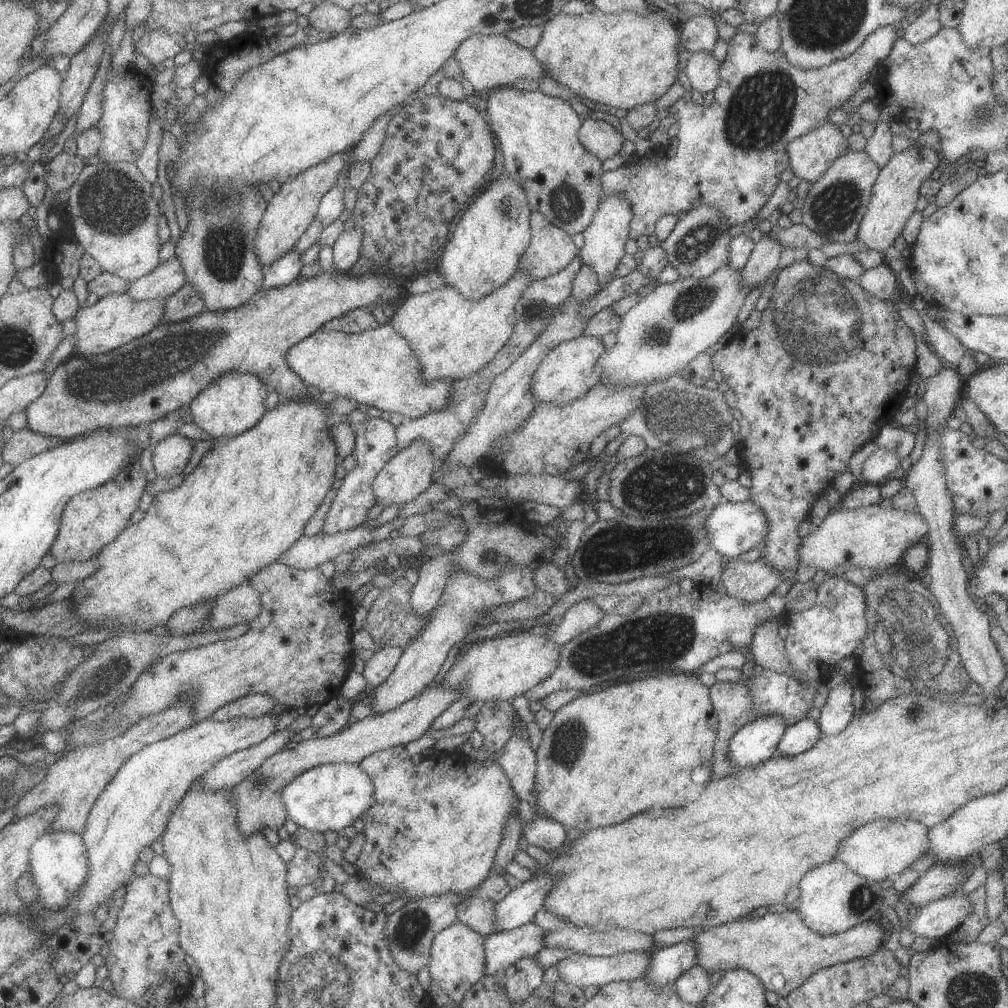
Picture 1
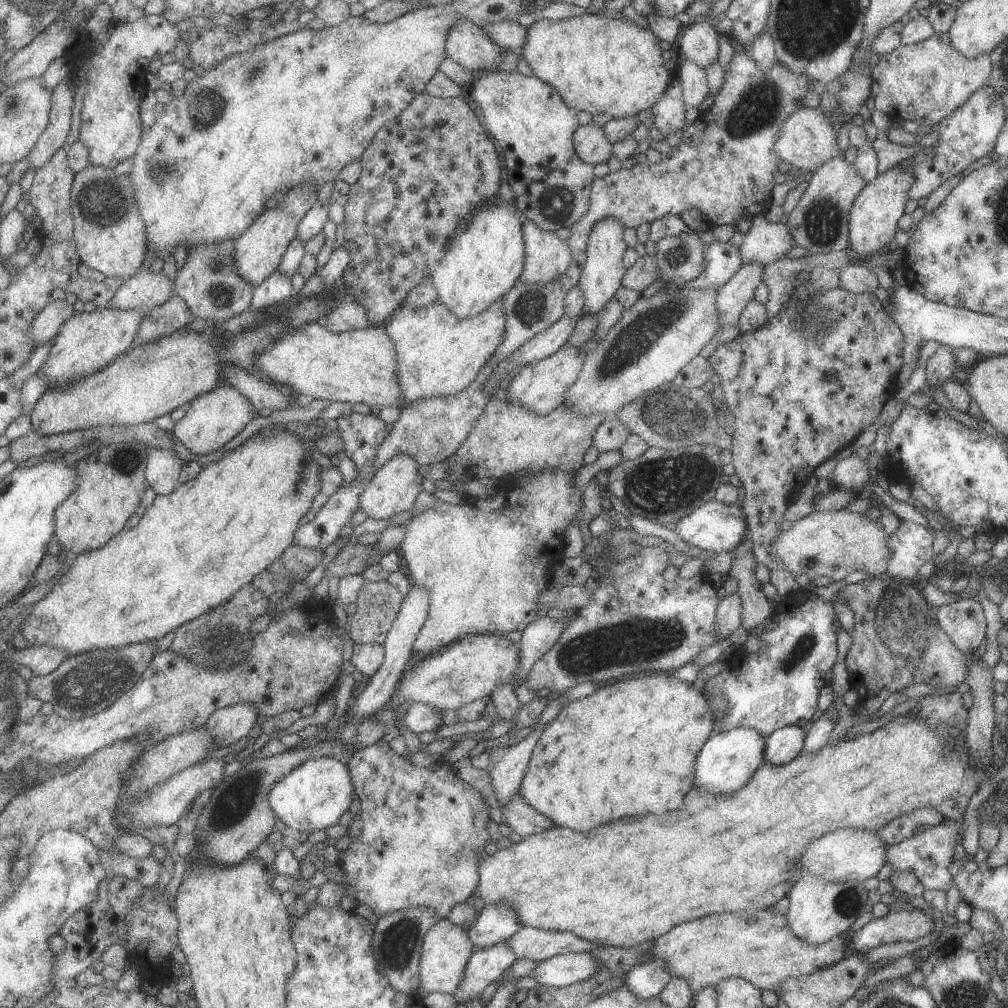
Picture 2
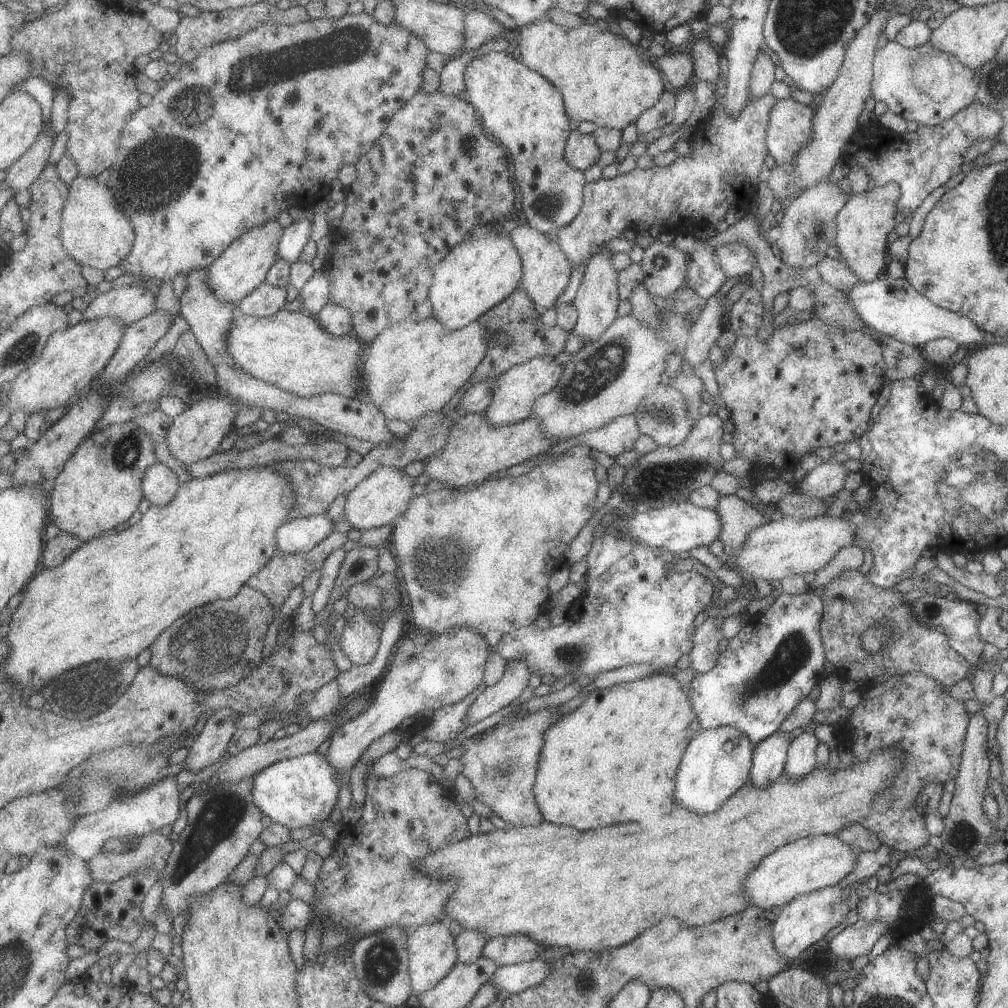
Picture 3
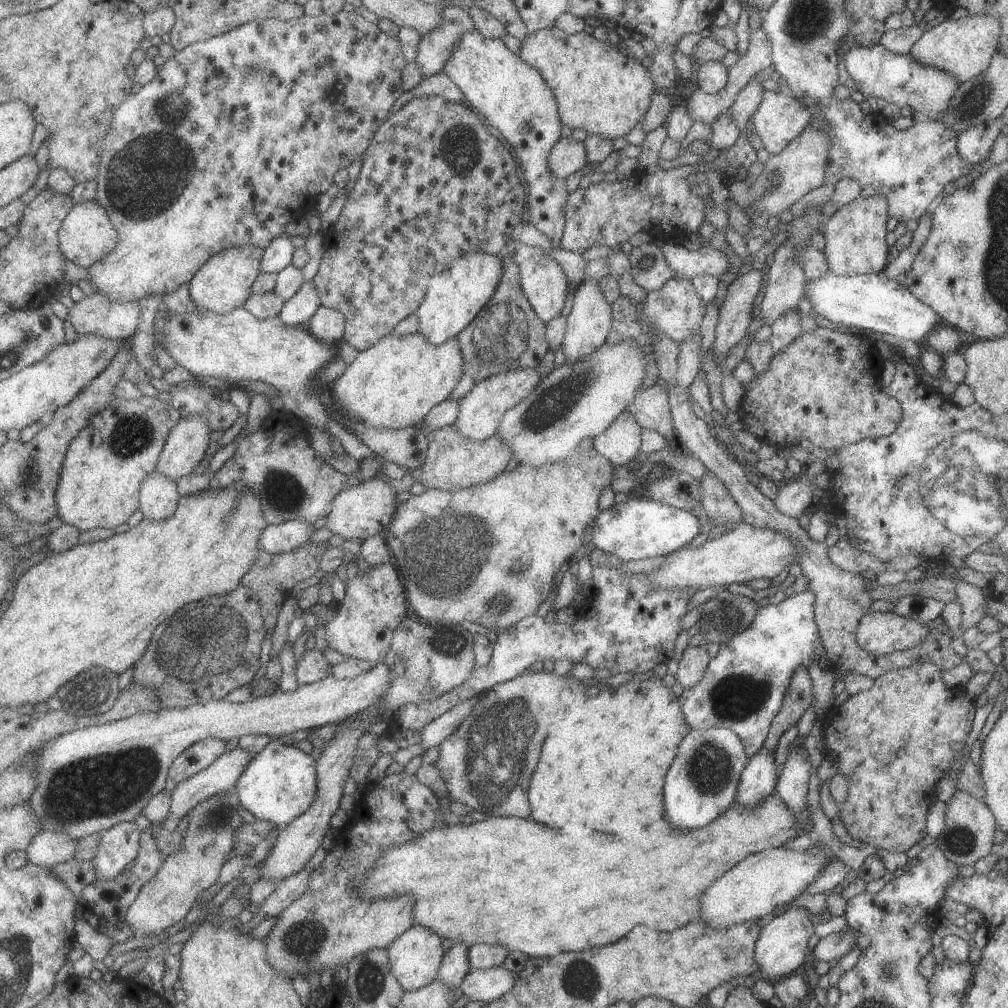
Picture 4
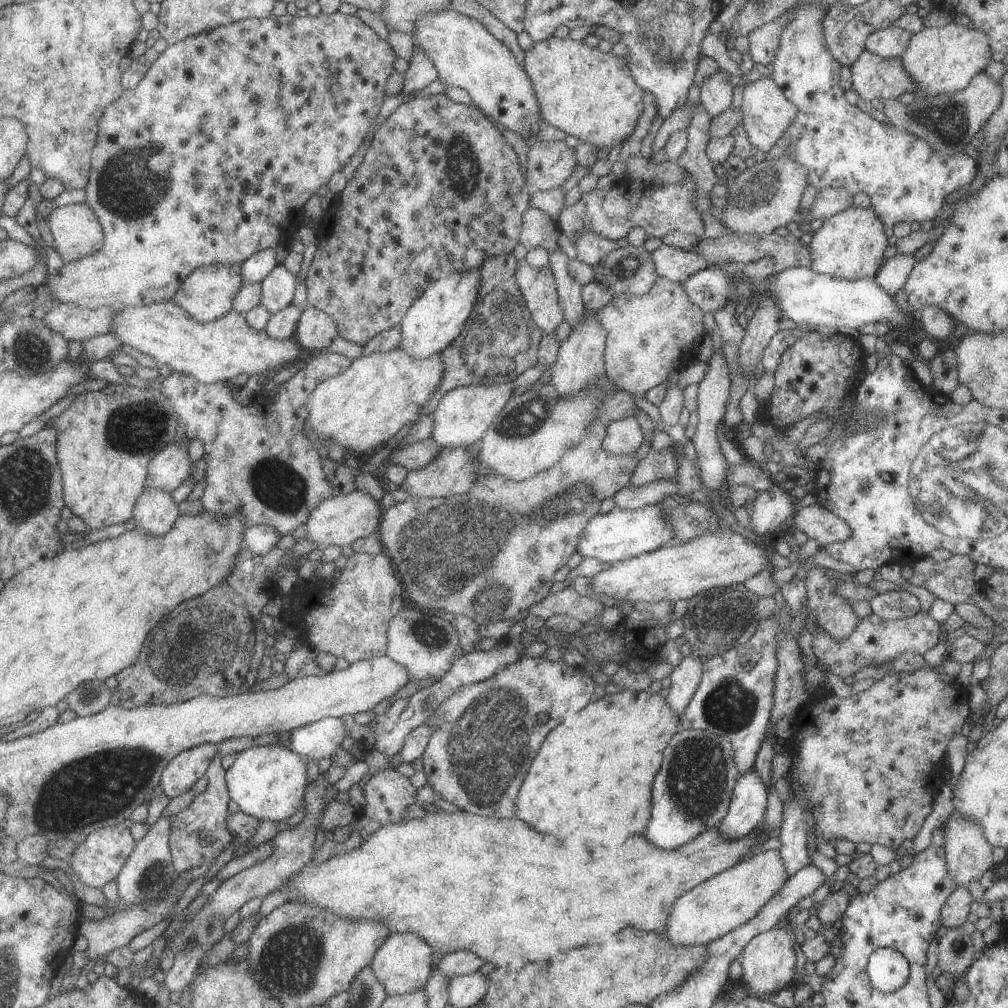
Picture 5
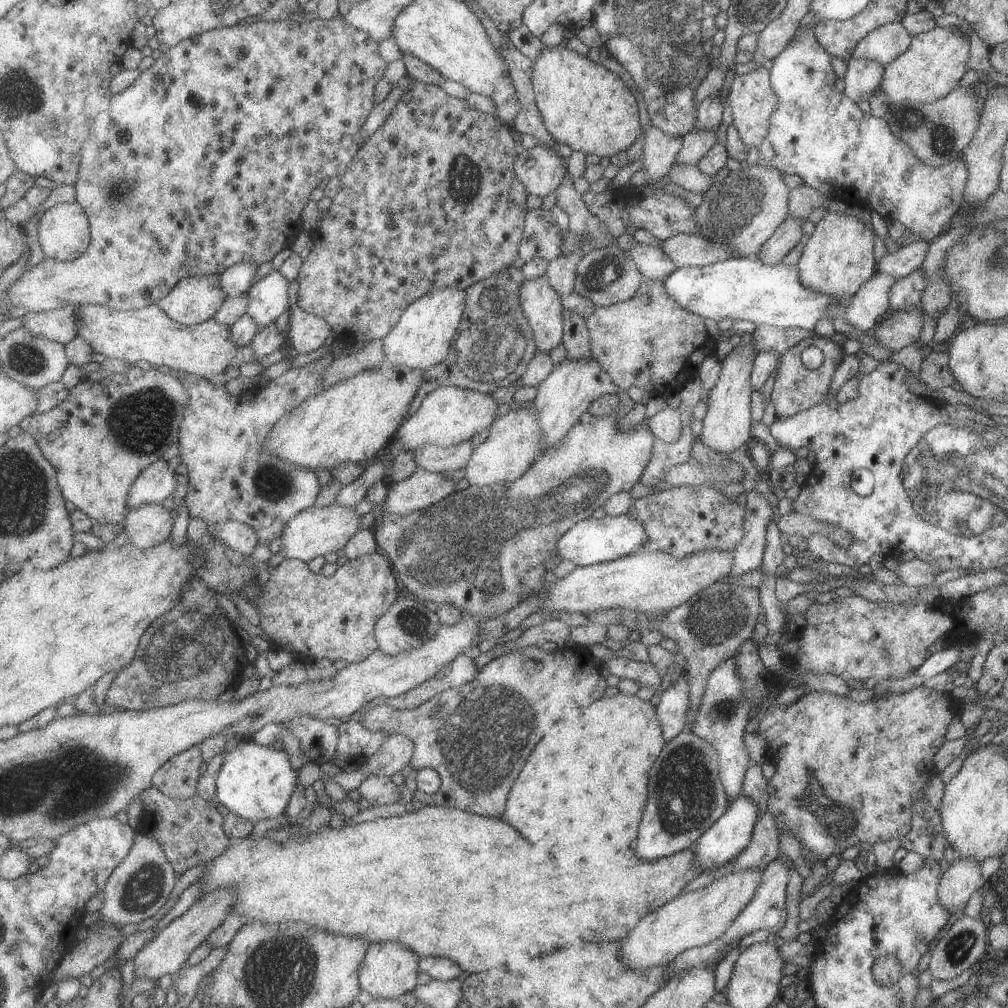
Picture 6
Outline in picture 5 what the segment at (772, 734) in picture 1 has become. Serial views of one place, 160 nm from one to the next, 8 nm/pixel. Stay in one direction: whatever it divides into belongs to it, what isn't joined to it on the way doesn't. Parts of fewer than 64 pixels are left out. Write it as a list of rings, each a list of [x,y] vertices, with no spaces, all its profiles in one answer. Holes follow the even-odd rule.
[[[682,730],[668,740],[664,764],[654,782],[648,840],[664,850],[684,847],[696,836],[716,828],[728,814],[732,792],[739,774],[734,764],[734,748],[728,738],[702,730]]]

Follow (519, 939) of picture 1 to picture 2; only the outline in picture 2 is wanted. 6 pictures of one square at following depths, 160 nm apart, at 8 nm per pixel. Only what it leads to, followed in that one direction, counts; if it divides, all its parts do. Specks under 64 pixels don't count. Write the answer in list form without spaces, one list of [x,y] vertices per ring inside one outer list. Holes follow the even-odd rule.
[[[506,940],[476,949],[466,965],[459,990],[452,995],[459,1004],[480,997],[486,986],[494,980],[500,981],[516,960],[517,954]]]

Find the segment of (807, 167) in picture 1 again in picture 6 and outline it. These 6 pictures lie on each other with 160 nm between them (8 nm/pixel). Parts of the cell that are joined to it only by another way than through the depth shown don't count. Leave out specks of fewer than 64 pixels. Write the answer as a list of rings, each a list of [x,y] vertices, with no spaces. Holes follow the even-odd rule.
[[[760,66],[748,74],[736,75],[732,84],[732,91],[725,95],[725,100],[730,101],[732,124],[738,130],[742,142],[750,148],[758,148],[769,134],[770,114],[778,108],[778,96],[770,84],[770,72]]]

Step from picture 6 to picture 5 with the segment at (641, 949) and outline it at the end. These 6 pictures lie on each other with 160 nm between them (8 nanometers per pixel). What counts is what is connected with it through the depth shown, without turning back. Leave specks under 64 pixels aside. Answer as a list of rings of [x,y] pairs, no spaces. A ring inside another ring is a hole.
[[[779,850],[746,857],[744,861],[682,894],[674,902],[666,928],[662,928],[661,933],[668,936],[674,946],[709,944],[754,918],[760,908],[782,890],[788,878]]]

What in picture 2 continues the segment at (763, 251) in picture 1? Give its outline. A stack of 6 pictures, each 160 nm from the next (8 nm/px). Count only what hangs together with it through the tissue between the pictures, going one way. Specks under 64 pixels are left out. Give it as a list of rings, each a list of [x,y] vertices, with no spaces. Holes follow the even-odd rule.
[[[744,263],[720,288],[717,307],[721,328],[739,324],[744,307],[754,299],[754,292],[763,282],[764,264]]]

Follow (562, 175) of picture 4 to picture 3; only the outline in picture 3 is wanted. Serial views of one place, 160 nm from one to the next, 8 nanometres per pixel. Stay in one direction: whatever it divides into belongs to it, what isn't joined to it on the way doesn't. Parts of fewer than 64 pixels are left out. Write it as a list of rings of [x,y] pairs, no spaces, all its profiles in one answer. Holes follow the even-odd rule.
[[[578,130],[571,132],[564,148],[564,160],[576,170],[585,170],[596,165],[601,152],[591,134],[582,134]]]

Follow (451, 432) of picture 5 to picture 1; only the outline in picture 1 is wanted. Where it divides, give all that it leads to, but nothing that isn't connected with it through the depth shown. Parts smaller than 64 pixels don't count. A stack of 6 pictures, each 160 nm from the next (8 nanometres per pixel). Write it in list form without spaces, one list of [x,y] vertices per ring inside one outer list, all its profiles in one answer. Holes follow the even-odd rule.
[[[584,334],[575,339],[561,342],[553,348],[540,363],[533,376],[531,391],[539,402],[564,405],[572,400],[584,396],[590,388],[601,380],[599,358],[607,348],[601,337],[586,336]]]

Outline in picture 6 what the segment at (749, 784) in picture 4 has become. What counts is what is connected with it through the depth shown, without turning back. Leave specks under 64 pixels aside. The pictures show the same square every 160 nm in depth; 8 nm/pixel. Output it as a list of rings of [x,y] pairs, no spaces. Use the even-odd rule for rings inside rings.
[[[743,793],[730,801],[724,815],[720,816],[720,819],[707,832],[704,832],[703,836],[700,836],[694,846],[695,864],[693,866],[700,867],[702,873],[725,865],[732,861],[734,857],[738,857],[752,841],[751,837],[756,827],[756,822],[759,820],[760,812],[757,804]]]

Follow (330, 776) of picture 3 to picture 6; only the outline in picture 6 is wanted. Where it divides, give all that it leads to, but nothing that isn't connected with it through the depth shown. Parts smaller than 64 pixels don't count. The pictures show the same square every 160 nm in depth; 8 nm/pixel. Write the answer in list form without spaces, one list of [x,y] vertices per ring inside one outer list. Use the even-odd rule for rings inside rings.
[[[244,740],[242,745],[225,755],[226,759],[216,780],[217,800],[223,810],[249,819],[254,824],[284,815],[299,784],[298,774],[292,768],[285,750]]]

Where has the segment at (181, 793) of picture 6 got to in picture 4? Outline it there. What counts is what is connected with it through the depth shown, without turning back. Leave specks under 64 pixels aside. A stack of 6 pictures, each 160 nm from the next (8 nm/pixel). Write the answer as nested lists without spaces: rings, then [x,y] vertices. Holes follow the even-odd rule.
[[[218,738],[196,742],[172,762],[168,770],[168,777],[178,784],[199,774],[226,753],[226,744],[226,741],[218,740]]]

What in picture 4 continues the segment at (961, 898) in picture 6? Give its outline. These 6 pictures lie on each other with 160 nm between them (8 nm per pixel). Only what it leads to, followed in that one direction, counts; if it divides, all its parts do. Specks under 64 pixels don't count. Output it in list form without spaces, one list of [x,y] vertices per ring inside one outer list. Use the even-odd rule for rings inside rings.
[[[958,789],[945,804],[947,805],[945,826],[937,839],[937,844],[943,849],[946,858],[956,866],[974,866],[976,862],[991,853],[997,830],[994,814],[982,799],[976,799],[968,792]]]

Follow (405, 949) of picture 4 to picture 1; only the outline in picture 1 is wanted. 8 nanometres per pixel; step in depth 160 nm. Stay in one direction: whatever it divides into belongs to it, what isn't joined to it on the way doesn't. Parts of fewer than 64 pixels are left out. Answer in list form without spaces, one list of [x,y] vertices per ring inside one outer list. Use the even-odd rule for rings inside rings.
[[[458,920],[439,932],[433,940],[428,964],[433,986],[441,988],[456,1005],[460,1004],[464,993],[487,974],[484,943],[479,932]]]

